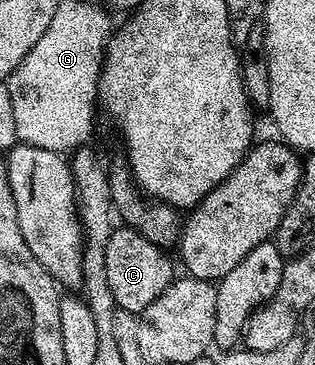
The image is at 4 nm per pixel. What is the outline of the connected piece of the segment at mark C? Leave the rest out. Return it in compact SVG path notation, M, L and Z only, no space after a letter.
M132 225L114 226L107 241L107 281L111 281L111 293L122 311L140 316L167 289L175 278L173 263L168 259L166 248L153 245Z

